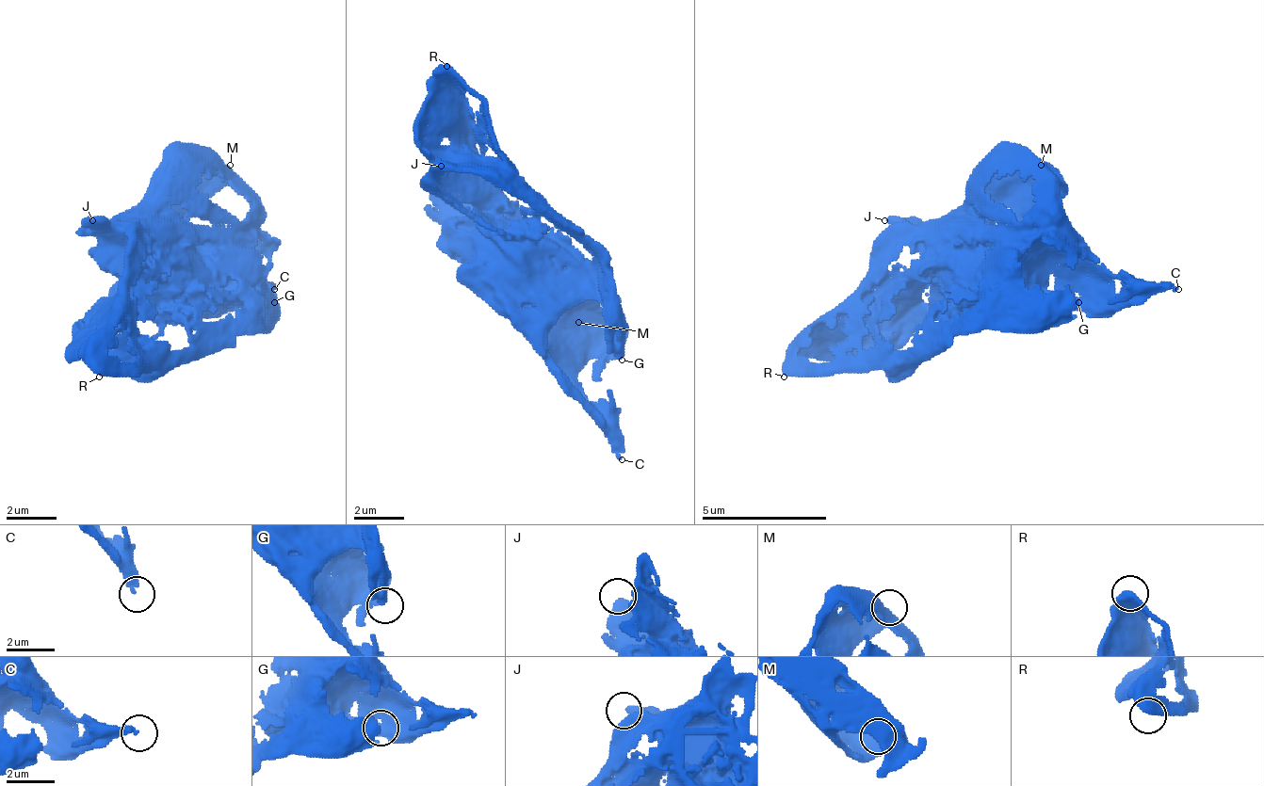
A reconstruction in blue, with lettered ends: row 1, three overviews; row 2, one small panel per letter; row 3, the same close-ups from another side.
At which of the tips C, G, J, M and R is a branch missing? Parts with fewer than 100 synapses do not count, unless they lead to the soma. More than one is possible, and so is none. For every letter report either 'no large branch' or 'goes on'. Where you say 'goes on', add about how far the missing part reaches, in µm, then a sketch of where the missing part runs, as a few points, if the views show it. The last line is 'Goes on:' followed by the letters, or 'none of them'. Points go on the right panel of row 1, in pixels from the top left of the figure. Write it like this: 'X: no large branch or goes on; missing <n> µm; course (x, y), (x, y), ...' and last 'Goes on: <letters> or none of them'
C: goes on; missing 110 µm
G: no large branch
J: no large branch
M: no large branch
R: no large branch
Goes on: C

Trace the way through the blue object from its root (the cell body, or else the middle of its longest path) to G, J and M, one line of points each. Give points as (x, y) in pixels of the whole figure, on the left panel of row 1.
G: (168, 277), (193, 277), (199, 283), (236, 283), (255, 302), (274, 302)
J: (168, 277), (161, 277), (155, 270), (149, 277), (137, 277), (130, 270), (130, 258), (92, 220)
M: (168, 277), (161, 270), (161, 233), (230, 165)

